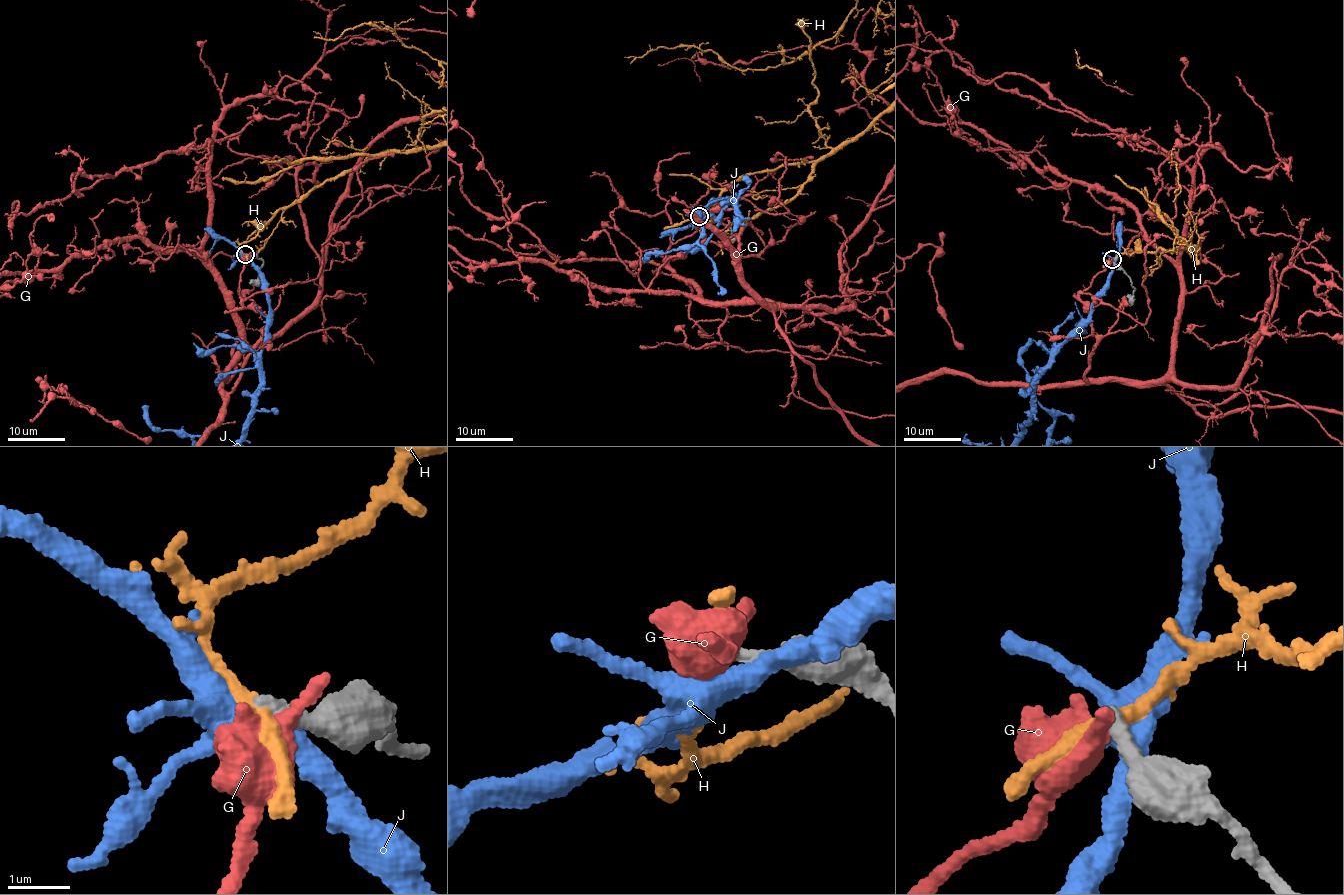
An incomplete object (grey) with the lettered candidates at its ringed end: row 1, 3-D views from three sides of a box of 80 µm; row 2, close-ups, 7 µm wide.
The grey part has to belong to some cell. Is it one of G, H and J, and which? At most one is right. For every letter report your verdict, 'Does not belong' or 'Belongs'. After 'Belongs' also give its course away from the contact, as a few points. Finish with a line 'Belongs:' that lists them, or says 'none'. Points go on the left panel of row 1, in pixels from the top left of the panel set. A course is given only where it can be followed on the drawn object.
G: Does not belong
H: Does not belong
J: Does not belong
Belongs: none

